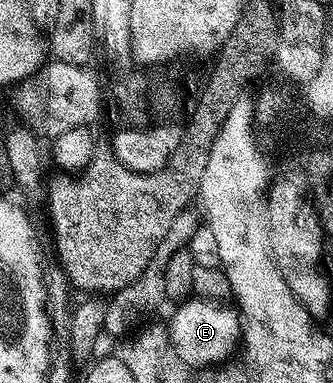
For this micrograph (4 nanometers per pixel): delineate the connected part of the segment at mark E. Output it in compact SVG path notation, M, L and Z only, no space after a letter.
M193 296L175 307L172 322L170 321L168 326L168 335L172 337L176 354L188 363L189 367L215 367L229 361L237 353L242 342L242 319L231 305L224 305L228 304Z

